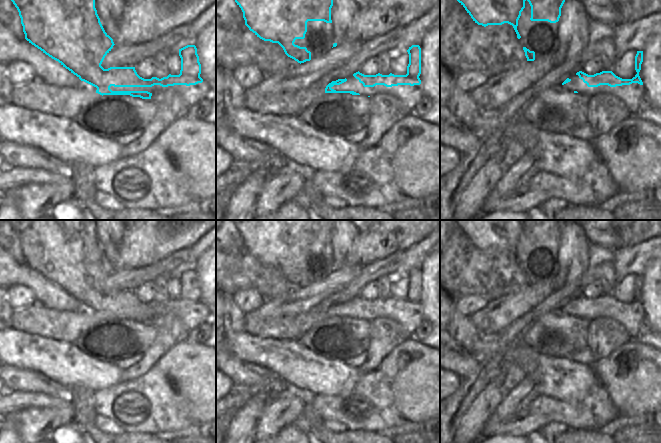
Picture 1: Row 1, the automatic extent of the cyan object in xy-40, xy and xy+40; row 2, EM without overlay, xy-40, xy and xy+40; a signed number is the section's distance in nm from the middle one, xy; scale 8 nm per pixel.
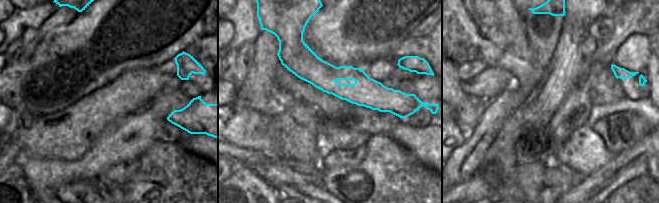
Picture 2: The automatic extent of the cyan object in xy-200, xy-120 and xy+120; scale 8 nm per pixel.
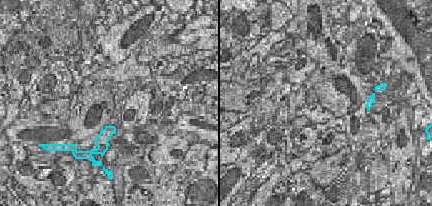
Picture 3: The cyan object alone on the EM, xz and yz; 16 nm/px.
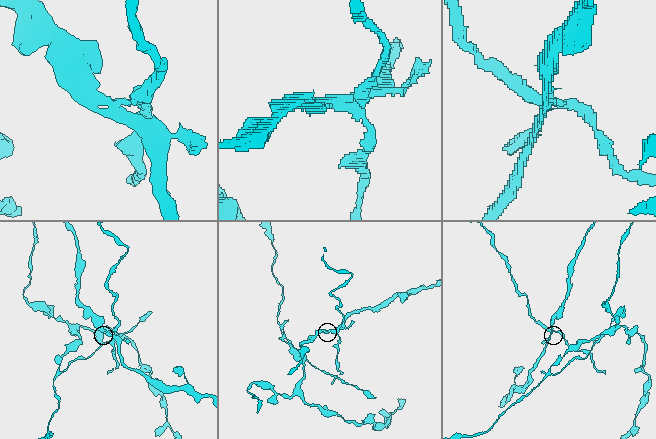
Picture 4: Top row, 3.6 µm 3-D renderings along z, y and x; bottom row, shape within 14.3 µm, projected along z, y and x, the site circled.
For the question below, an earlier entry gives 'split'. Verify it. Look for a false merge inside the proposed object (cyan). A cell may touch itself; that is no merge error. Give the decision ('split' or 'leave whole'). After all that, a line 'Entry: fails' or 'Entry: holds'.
split
Entry: holds

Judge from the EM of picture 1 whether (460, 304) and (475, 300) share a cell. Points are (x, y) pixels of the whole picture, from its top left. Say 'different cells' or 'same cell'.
same cell

